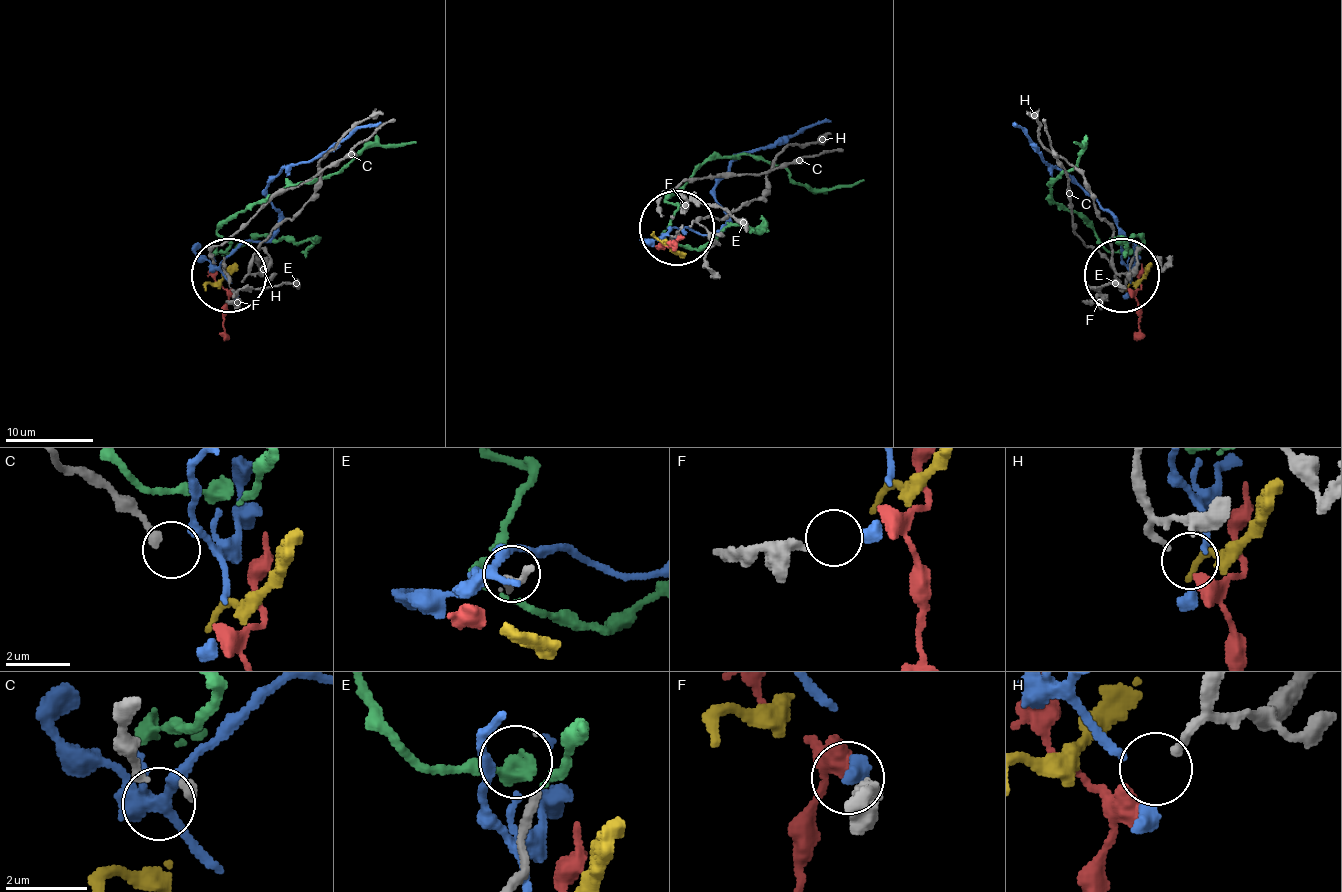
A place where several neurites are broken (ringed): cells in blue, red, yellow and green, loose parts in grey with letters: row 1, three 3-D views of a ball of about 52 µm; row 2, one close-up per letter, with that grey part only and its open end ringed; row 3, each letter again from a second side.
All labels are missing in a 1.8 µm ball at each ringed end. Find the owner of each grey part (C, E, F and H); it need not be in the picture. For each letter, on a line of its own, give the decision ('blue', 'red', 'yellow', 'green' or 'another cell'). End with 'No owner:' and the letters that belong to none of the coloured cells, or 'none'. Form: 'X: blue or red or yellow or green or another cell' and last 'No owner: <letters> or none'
C: another cell
E: another cell
F: blue
H: red
No owner: C, E

